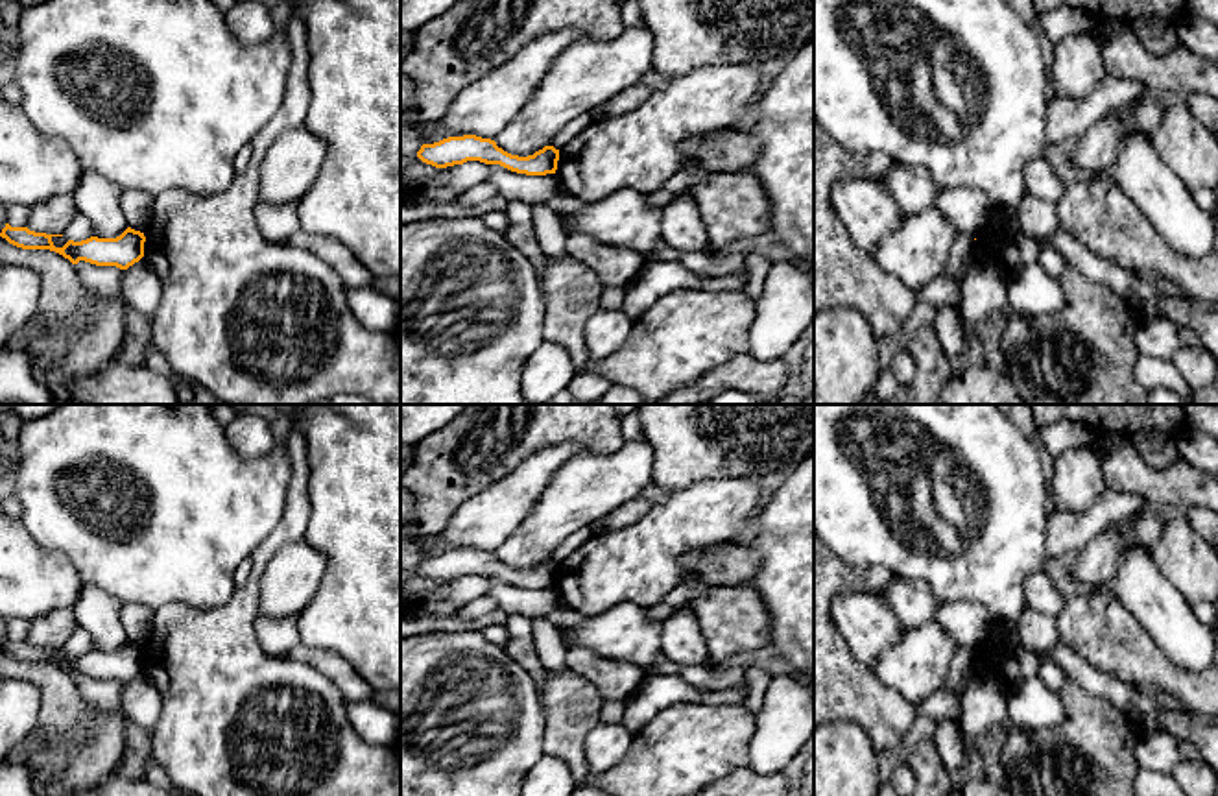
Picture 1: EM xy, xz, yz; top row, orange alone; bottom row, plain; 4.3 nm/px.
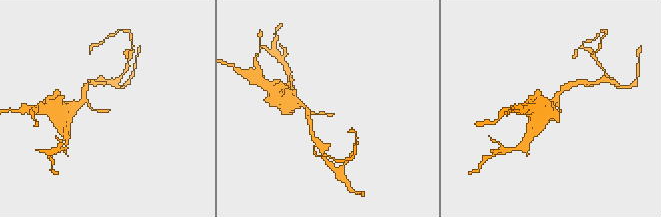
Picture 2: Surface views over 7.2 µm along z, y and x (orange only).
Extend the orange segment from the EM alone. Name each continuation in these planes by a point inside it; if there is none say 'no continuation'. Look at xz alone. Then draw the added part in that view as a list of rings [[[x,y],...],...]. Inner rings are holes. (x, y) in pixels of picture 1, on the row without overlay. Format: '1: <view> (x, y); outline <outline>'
no continuation

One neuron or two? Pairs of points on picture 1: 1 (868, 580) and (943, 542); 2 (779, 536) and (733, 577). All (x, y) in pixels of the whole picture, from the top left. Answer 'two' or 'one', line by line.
1: two
2: two

